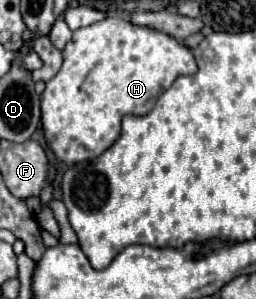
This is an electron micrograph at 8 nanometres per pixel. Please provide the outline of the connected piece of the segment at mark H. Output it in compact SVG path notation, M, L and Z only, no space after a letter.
M107 17L89 27L81 27L73 31L73 39L63 49L63 65L57 75L47 81L41 95L41 123L45 141L61 163L75 165L91 161L99 157L105 149L109 149L119 137L121 119L125 115L147 115L153 109L161 91L171 87L177 77L193 75L195 71L197 65L191 49L165 33L137 27L121 17Z

